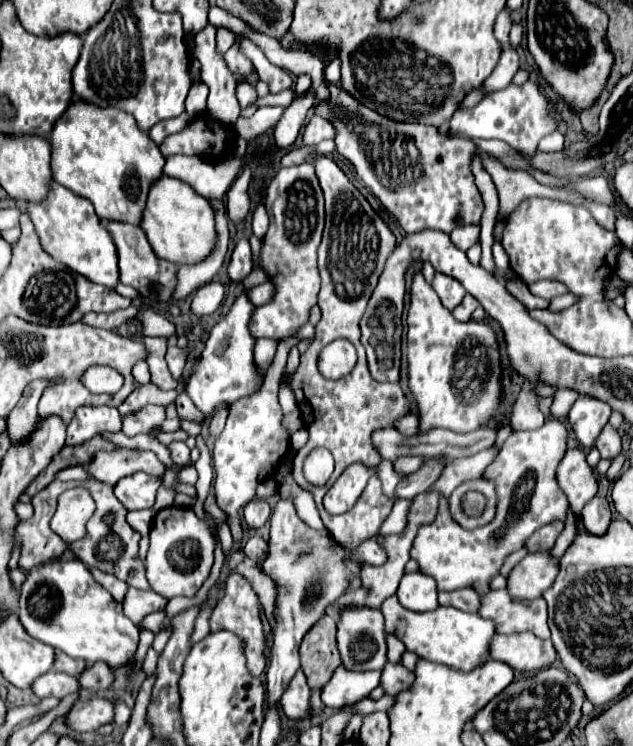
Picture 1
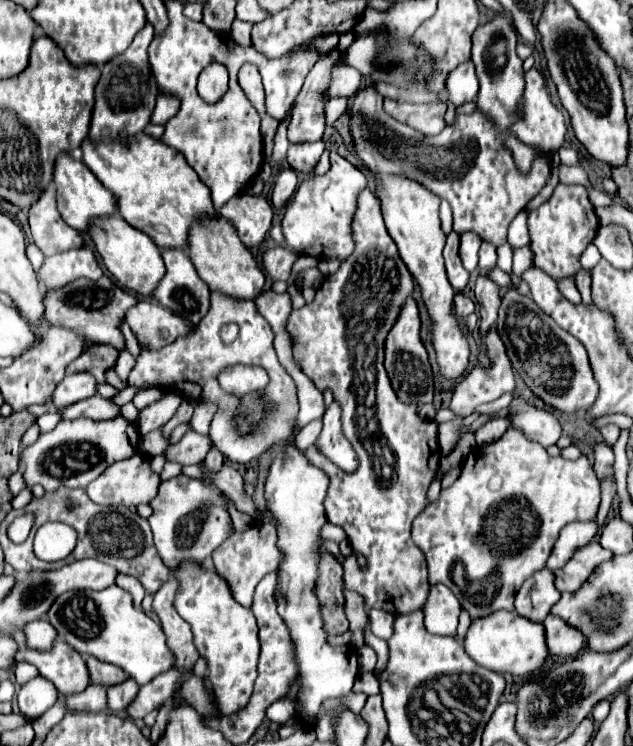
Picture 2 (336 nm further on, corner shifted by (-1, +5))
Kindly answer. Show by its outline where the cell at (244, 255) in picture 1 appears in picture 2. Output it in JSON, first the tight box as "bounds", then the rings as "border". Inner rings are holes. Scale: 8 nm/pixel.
{"bounds":[220,194,272,248],"border":[[[238,194],[220,208],[220,214],[236,228],[248,248],[260,246],[272,226],[272,206],[264,196]]]}

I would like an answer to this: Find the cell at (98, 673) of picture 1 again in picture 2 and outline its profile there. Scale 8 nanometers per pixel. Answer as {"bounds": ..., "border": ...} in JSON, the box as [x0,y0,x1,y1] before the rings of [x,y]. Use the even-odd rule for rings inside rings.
{"bounds":[108,678,140,716],"border":[[[128,678],[122,684],[110,686],[108,688],[108,708],[110,708],[110,712],[124,716],[128,704],[136,698],[136,692],[138,690],[140,690],[140,686],[132,678]]]}

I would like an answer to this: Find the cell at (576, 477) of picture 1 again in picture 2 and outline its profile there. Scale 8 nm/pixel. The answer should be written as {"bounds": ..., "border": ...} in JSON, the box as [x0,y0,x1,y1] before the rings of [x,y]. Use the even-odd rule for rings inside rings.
{"bounds":[508,398,560,448],"border":[[[514,398],[508,404],[508,422],[512,428],[520,428],[528,440],[542,444],[544,448],[556,444],[560,438],[560,424],[548,410],[540,410],[522,398]]]}

